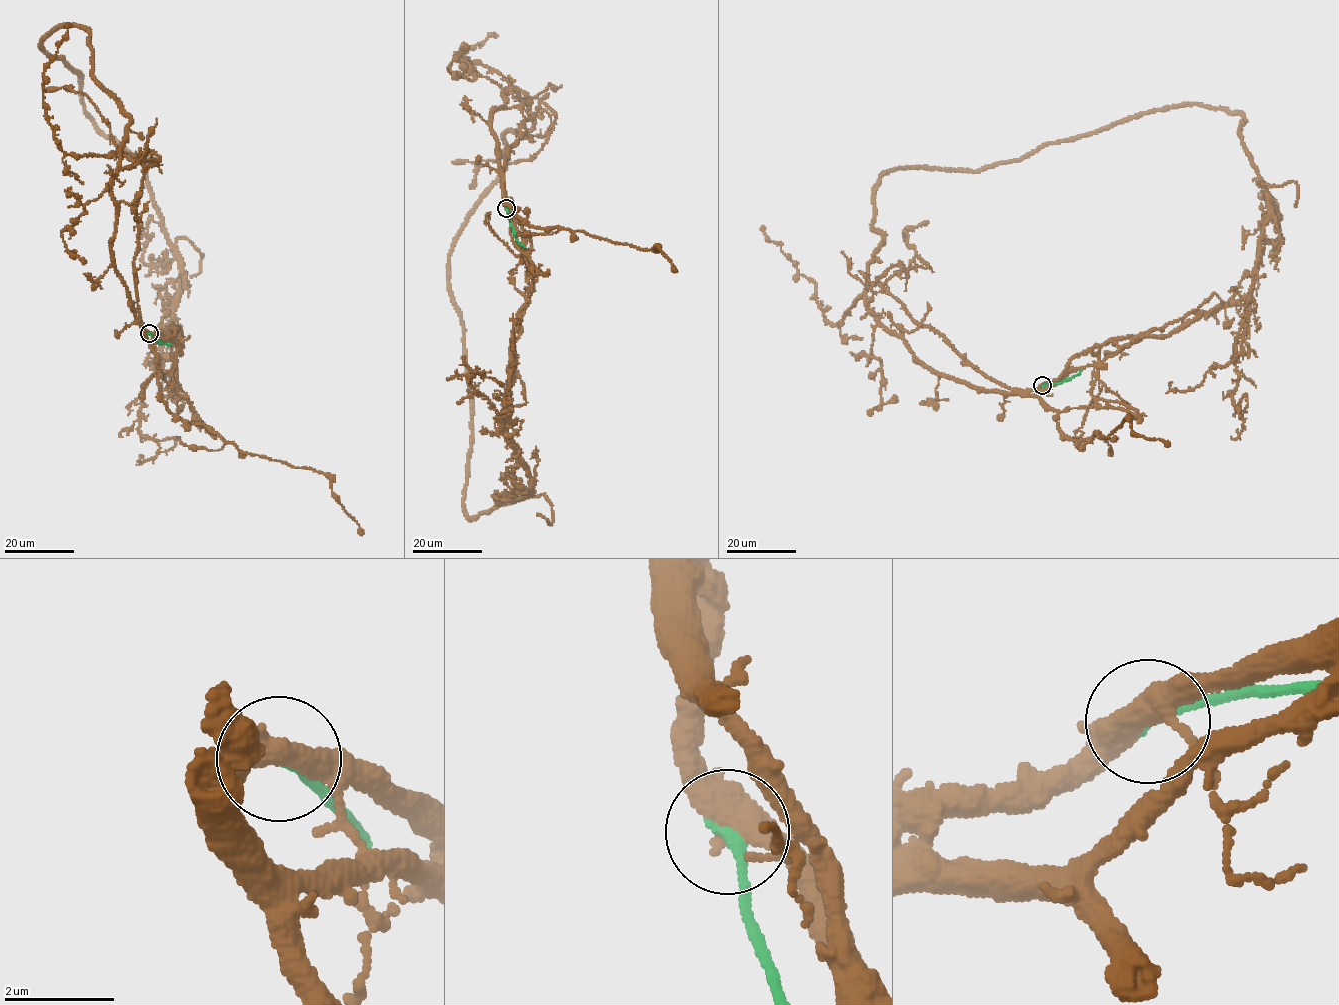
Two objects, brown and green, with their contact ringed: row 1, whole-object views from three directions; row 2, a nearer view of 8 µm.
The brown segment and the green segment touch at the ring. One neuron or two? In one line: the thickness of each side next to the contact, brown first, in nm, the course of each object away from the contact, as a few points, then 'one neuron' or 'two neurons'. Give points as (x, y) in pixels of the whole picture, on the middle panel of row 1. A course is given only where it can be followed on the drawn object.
440 nm thick on the brown side, 260 nm on the other; brown runs (506, 207), (531, 245), (529, 295), (514, 339), (502, 423), (532, 494), (474, 518), (463, 501), (472, 396); green runs (506, 208), (516, 240), (524, 247); two neurons

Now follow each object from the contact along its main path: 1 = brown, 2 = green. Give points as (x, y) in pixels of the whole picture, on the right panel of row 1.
1: (1042, 385), (1092, 348), (1235, 304), (1252, 283), (1269, 195), (1239, 136), (1244, 118), (1180, 105), (1110, 124)
2: (1042, 385), (1068, 380), (1081, 370)

